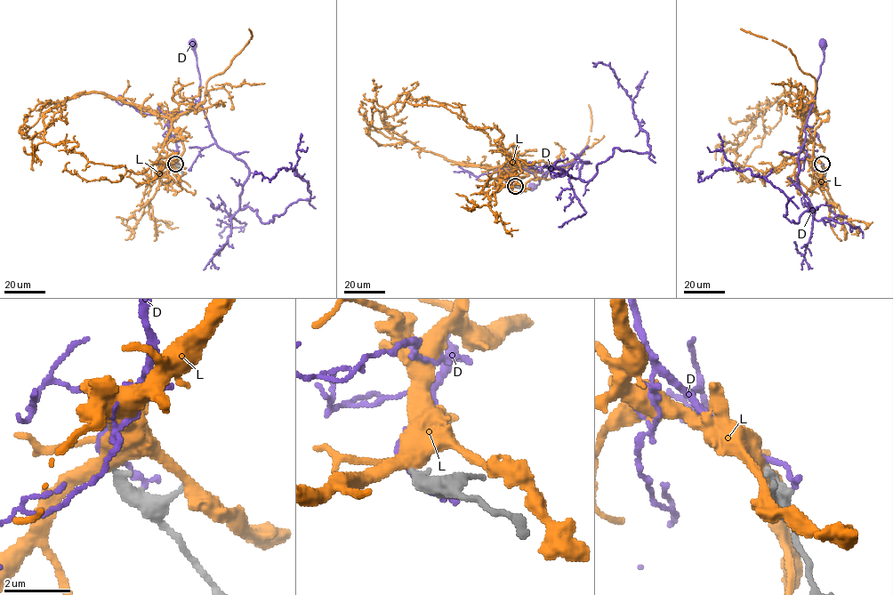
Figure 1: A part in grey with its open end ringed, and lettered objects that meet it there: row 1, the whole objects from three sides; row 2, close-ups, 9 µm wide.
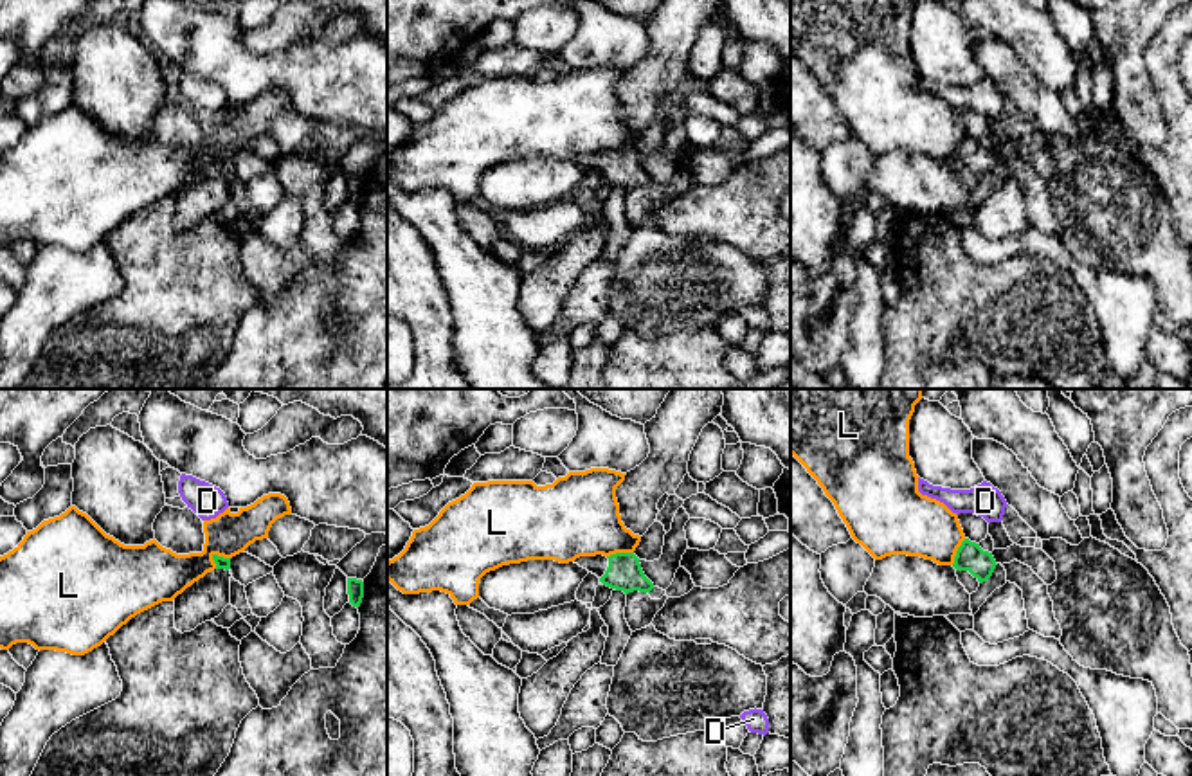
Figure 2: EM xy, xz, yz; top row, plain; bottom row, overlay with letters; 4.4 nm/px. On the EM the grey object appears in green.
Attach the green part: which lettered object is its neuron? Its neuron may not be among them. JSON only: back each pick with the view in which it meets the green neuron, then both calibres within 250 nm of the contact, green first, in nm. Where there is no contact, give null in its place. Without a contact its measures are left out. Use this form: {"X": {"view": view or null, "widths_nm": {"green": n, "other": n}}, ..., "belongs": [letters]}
{"belongs": []}

